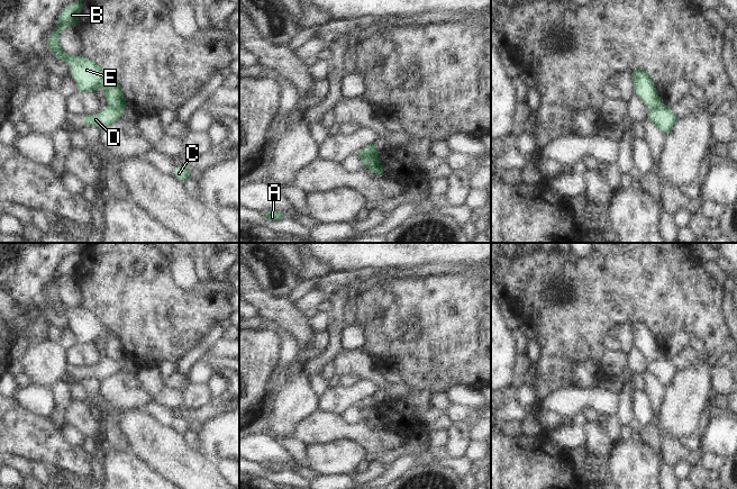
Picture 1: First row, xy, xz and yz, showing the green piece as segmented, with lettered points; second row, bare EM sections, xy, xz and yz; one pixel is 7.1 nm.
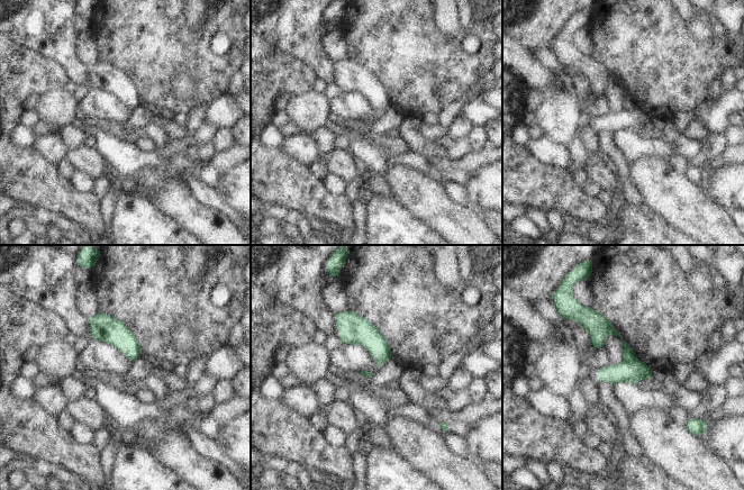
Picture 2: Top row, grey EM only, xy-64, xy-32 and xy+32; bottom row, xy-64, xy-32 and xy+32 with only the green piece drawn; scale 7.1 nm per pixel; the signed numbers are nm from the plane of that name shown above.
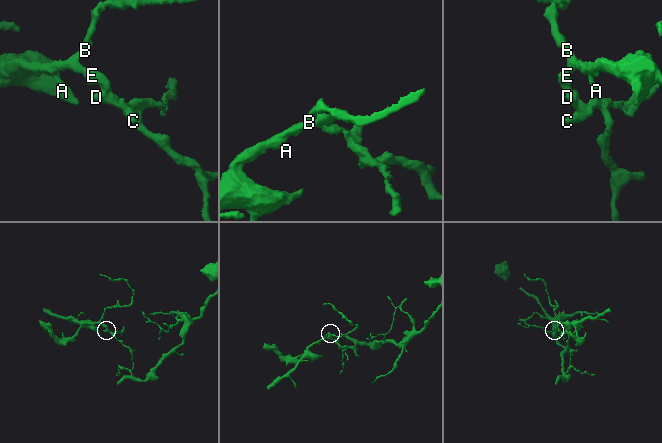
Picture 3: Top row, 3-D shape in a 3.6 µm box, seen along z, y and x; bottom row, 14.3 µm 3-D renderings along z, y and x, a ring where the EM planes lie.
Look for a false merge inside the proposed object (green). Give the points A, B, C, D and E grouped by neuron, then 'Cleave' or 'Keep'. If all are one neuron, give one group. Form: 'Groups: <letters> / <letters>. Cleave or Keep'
Groups: A B E / C D. Cleave

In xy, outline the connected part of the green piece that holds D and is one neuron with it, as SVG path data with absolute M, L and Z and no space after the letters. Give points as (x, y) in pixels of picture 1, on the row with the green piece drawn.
M109 105L100 112L90 116L84 116L83 121L87 126L93 126L104 129L119 120L125 115L124 110L118 110Z

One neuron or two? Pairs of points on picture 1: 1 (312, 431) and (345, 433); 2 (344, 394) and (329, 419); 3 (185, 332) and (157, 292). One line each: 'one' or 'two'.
1: one
2: two
3: one

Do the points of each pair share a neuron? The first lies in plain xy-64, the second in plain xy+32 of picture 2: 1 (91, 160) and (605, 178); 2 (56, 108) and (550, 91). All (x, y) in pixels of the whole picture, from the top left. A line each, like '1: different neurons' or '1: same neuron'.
1: same neuron
2: different neurons

